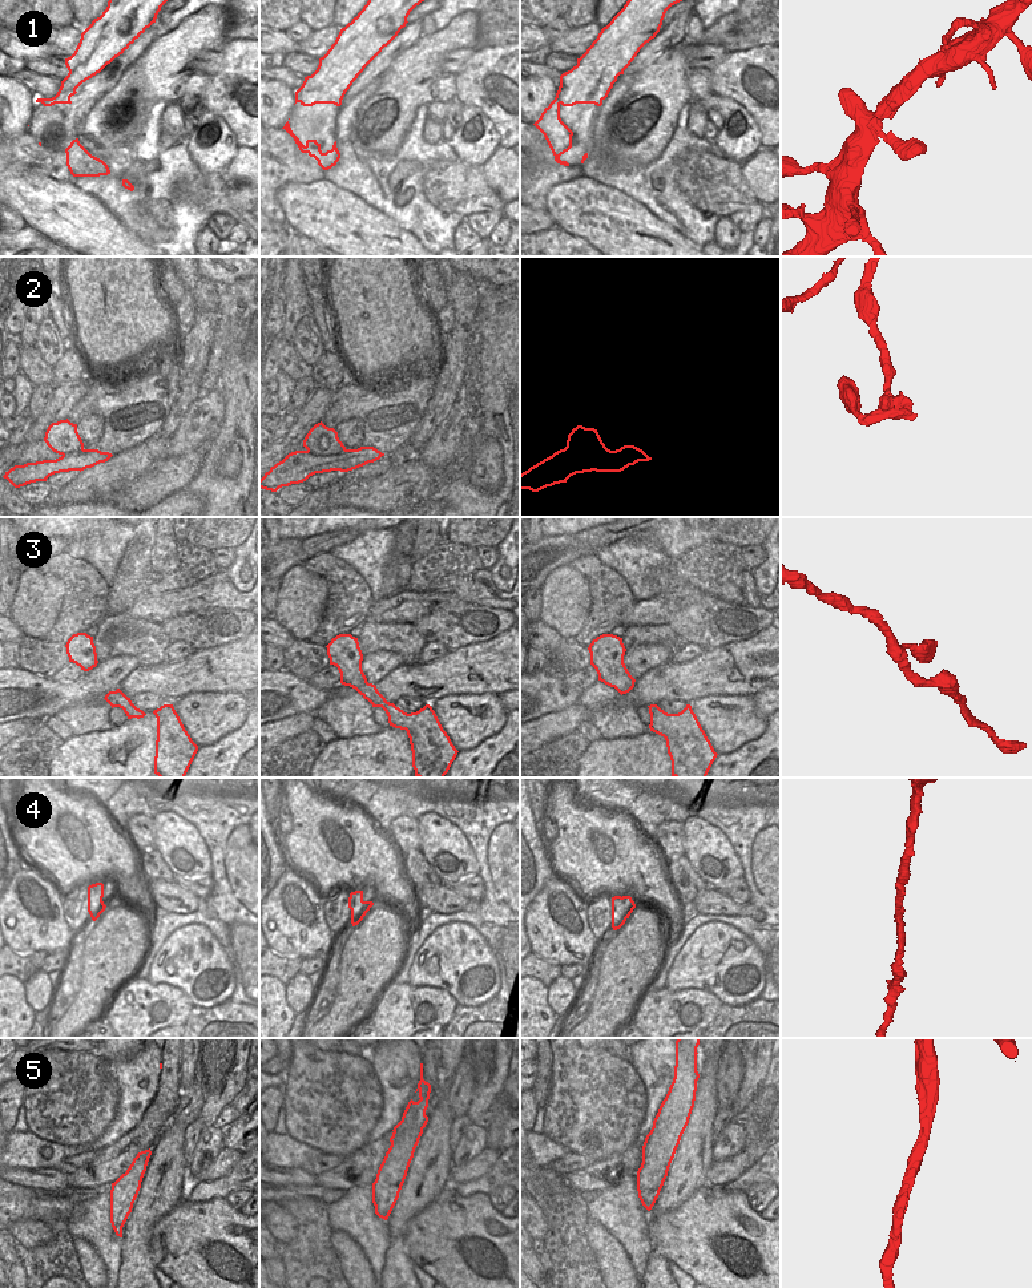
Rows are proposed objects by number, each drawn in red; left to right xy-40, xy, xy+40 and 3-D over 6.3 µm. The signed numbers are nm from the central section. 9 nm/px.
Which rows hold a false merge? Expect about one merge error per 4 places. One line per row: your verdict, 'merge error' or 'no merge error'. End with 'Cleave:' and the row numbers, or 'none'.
1: no merge error
2: merge error
3: no merge error
4: no merge error
5: no merge error
Cleave: 2

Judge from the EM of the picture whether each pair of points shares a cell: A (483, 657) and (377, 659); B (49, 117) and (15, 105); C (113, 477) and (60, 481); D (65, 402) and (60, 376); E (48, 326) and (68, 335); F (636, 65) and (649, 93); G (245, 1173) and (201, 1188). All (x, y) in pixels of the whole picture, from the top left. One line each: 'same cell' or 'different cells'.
A: different cells
B: different cells
C: different cells
D: different cells
E: different cells
F: different cells
G: same cell

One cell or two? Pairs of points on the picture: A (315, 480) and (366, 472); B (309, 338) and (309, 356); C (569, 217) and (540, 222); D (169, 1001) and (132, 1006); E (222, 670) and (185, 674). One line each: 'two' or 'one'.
A: two
B: one
C: two
D: one
E: one

